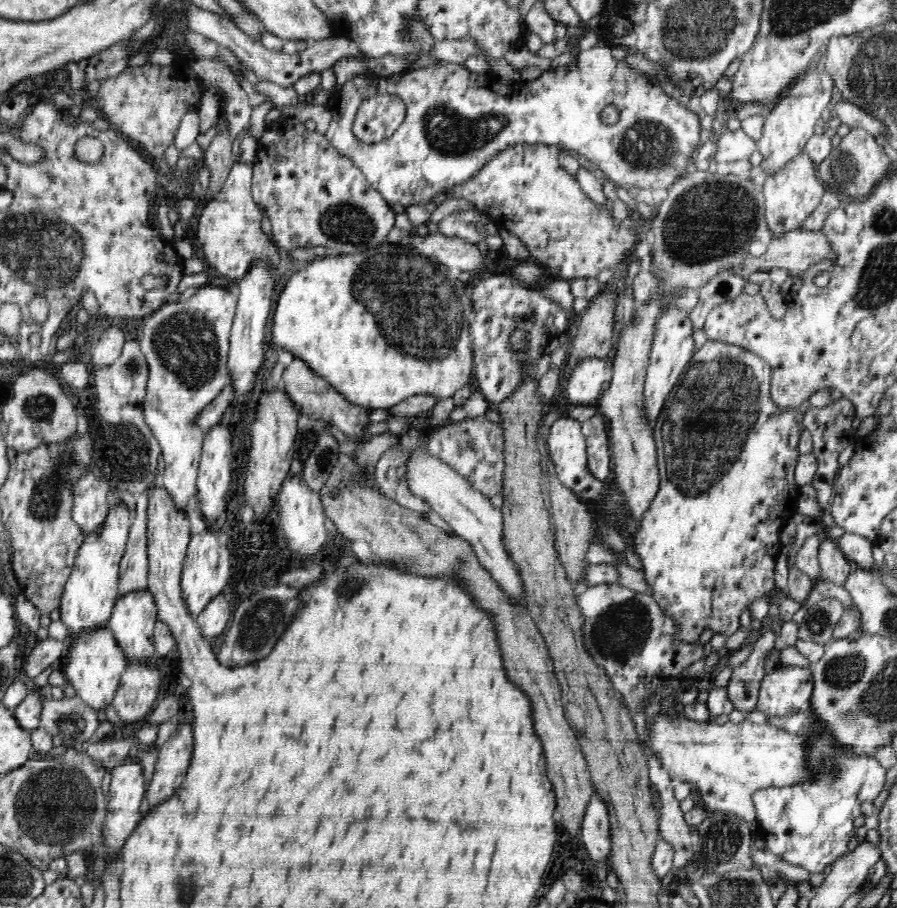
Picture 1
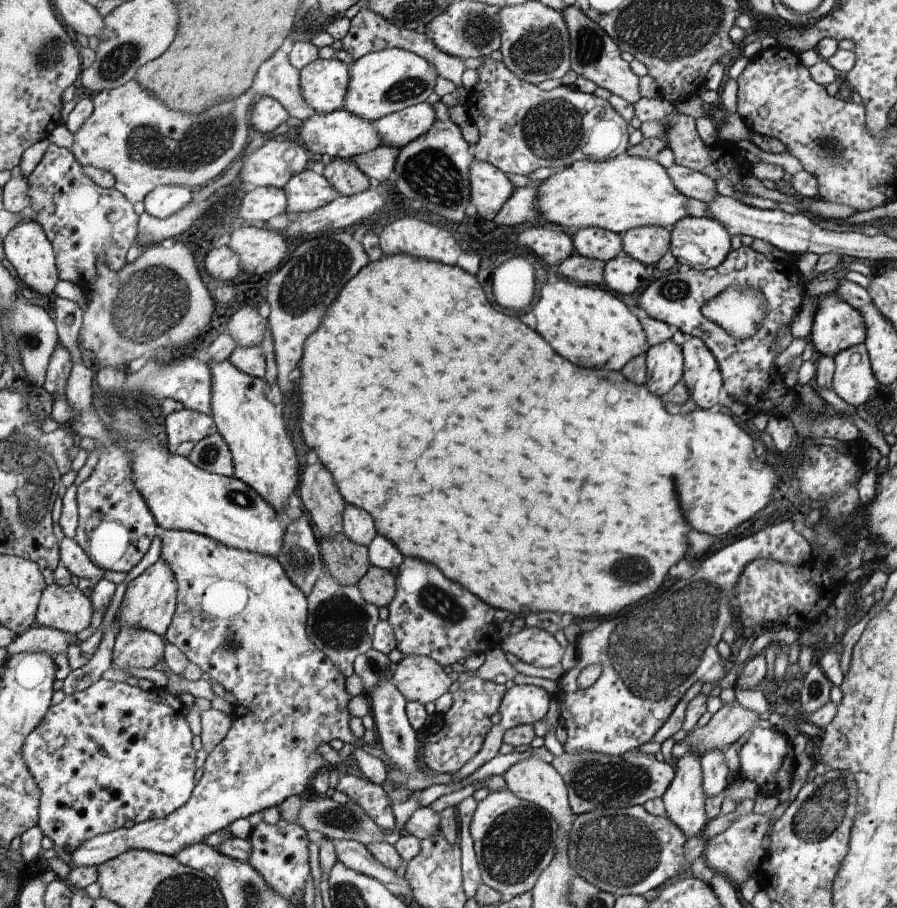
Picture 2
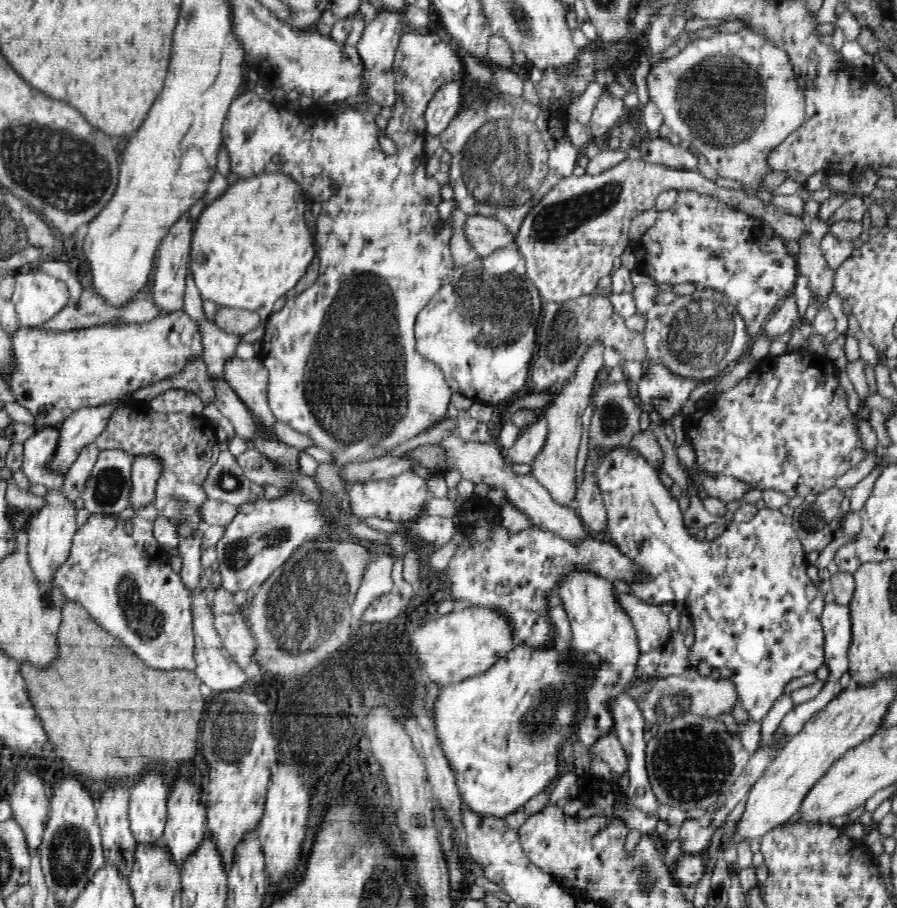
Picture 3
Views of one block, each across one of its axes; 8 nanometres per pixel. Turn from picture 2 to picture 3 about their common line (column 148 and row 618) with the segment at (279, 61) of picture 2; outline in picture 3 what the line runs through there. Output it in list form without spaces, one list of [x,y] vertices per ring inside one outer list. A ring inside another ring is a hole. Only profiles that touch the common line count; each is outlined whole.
[[[91,514],[73,536],[70,558],[60,570],[56,570],[51,584],[59,589],[66,599],[82,606],[90,618],[94,618],[106,632],[114,635],[135,656],[150,668],[160,670],[184,669],[194,672],[196,661],[196,635],[193,591],[183,584],[182,578],[171,567],[172,559],[161,547],[152,533],[153,521],[132,517],[132,534],[126,532],[126,521],[115,516]]]

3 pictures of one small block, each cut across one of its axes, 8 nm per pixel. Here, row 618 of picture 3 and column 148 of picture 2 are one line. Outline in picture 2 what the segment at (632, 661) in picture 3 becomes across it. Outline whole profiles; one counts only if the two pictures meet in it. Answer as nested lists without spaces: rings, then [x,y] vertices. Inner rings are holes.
[[[164,558],[157,560],[150,568],[147,568],[134,578],[124,594],[124,600],[119,603],[114,611],[118,618],[118,624],[122,626],[138,626],[142,630],[150,630],[155,634],[164,637],[166,630],[172,625],[174,614],[177,608],[178,584],[177,576]]]

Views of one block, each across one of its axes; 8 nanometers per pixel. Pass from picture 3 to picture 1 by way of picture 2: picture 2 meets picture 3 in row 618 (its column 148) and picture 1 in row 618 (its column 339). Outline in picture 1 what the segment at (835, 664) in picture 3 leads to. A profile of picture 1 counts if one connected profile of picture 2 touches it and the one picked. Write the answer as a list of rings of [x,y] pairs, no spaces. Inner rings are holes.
[[[708,339],[706,344],[691,356],[677,389],[670,393],[662,412],[658,414],[657,420],[652,424],[655,448],[657,449],[659,487],[649,509],[639,519],[638,530],[632,536],[632,550],[638,554],[638,558],[642,562],[642,568],[644,568],[643,581],[648,585],[648,594],[662,608],[662,611],[676,622],[680,630],[676,632],[675,639],[681,640],[684,644],[698,642],[700,634],[706,628],[712,630],[714,635],[732,636],[739,630],[740,616],[744,612],[744,608],[748,608],[752,602],[766,598],[766,596],[770,598],[770,604],[778,606],[780,619],[783,623],[791,621],[803,605],[803,603],[798,604],[790,596],[775,594],[778,589],[774,580],[774,571],[777,559],[783,549],[779,532],[786,526],[786,522],[791,520],[792,515],[797,512],[797,502],[802,497],[800,486],[795,481],[795,466],[800,456],[798,441],[805,428],[803,427],[802,416],[796,418],[792,412],[780,408],[771,399],[770,378],[771,366],[757,357],[756,354],[745,350],[744,347],[735,346],[733,343]]]

